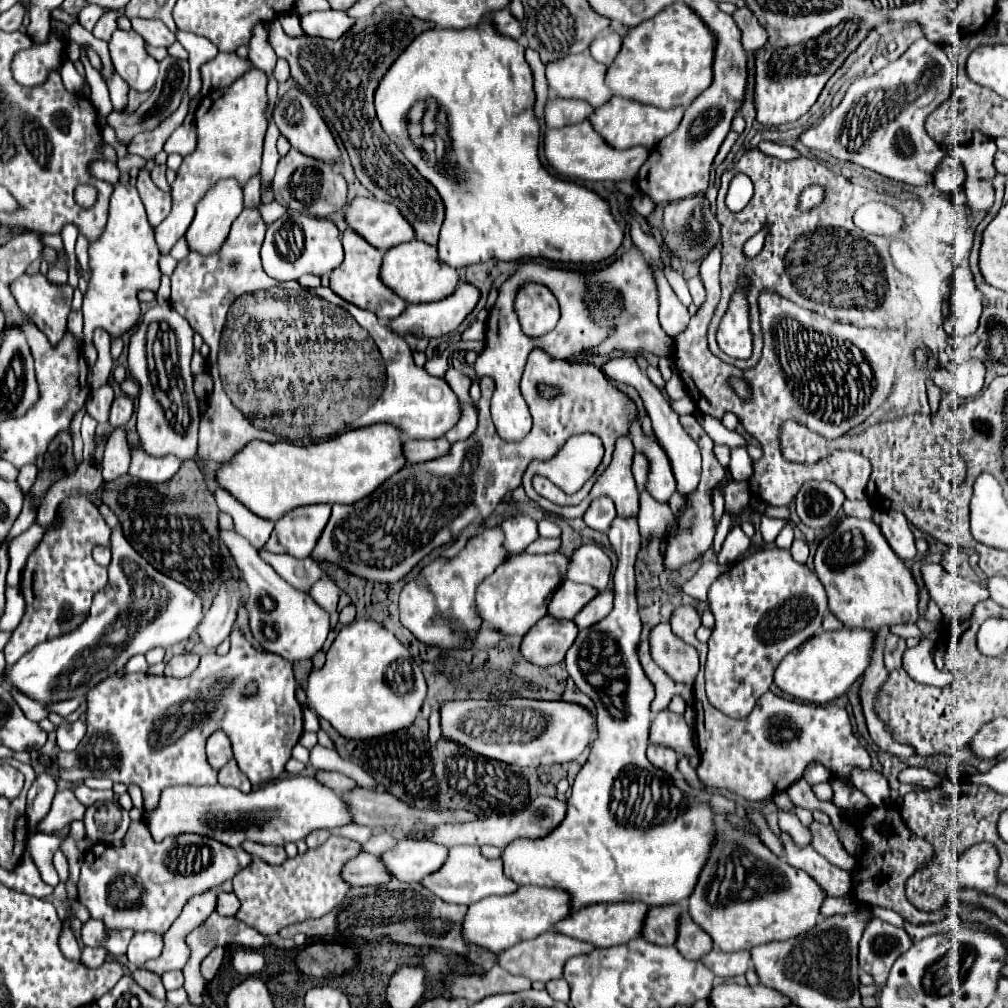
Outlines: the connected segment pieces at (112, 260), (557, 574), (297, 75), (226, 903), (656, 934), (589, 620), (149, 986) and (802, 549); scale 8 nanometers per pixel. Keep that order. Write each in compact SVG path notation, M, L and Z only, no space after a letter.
M118 185L114 189L110 199L108 227L98 241L90 243L88 253L92 277L82 305L84 343L91 343L94 329L98 327L106 329L112 337L120 337L124 331L134 327L140 319L140 305L136 297L138 289L160 287L160 251L136 187Z
M518 553L502 563L490 579L484 579L478 587L476 603L480 617L488 627L494 627L506 635L526 635L534 623L538 623L548 613L548 603L556 589L564 583L566 571L570 565L570 557L562 553L550 555L530 555Z
M400 9L400 11L386 11L386 13L376 13L366 17L366 23L360 21L358 23L358 45L354 49L346 47L344 39L322 39L322 37L310 37L310 35L300 35L300 37L290 37L284 33L282 25L278 19L274 19L270 23L270 43L276 51L278 57L284 57L290 65L292 77L296 79L296 83L300 85L300 89L304 89L320 107L322 115L326 117L328 123L332 123L332 127L338 131L350 163L354 167L354 173L358 177L358 181L380 201L386 203L396 203L398 209L402 211L402 215L412 223L414 231L416 231L416 239L422 239L430 245L438 243L438 231L442 227L442 217L444 217L444 205L442 199L438 195L438 191L432 187L432 183L428 183L412 163L408 163L408 159L402 155L402 151L388 139L388 135L384 135L378 119L376 119L376 111L374 111L374 103L372 103L372 91L376 87L376 83L380 81L380 77L384 77L384 73L390 69L390 65L396 61L396 57L426 29L432 29L434 25L430 21L422 21L418 17L412 15L410 9Z
M224 891L218 893L218 905L216 905L218 915L236 915L238 907L240 907L240 903L234 893L224 893Z
M664 905L652 907L644 925L644 939L656 945L674 945L678 939L678 923L684 907L682 905Z
M604 591L598 595L598 599L594 599L592 603L588 603L574 619L574 623L580 627L580 629L586 629L586 627L592 627L594 623L602 621L610 611L612 611L612 605L614 605L614 599L612 599L612 593L610 591Z
M138 967L134 969L134 979L146 989L146 991L152 991L152 995L160 995L160 999L166 997L166 991L164 991L164 985L162 985L162 979L160 975L144 969L144 967Z
M794 540L790 552L796 562L805 564L809 556L808 543L805 540Z

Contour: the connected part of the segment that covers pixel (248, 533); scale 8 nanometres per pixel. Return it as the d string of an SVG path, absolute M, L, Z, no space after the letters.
M222 487L214 489L214 499L216 499L220 511L228 513L234 519L236 533L240 533L244 539L248 539L252 543L252 547L256 547L256 549L262 549L266 545L266 541L270 539L270 533L274 529L274 522L260 519L258 515L248 511L244 505L240 505L240 501L236 501L232 495L228 495L228 491Z

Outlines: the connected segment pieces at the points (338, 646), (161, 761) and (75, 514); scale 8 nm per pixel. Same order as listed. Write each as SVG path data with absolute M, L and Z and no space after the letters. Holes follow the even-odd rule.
M356 619L354 623L350 623L350 625L346 625L346 627L342 627L342 629L338 631L336 639L332 641L330 649L326 651L326 661L324 661L324 665L322 665L320 669L314 669L314 671L310 673L310 677L308 677L308 691L306 691L306 707L312 709L312 711L316 711L316 713L318 713L320 717L324 717L326 721L330 721L330 725L332 725L340 735L344 735L344 737L348 737L348 739L370 739L372 735L384 735L384 733L388 733L388 731L398 731L400 727L408 727L408 723L412 723L412 721L416 719L416 715L420 713L420 707L422 707L422 703L424 703L424 697L426 697L426 681L424 681L424 675L422 675L420 667L414 663L410 651L408 651L388 629L384 629L384 627L378 625L376 621L372 621L372 619Z
M232 631L230 635L230 641L232 641L232 647L226 655L216 655L216 653L206 653L200 657L200 665L198 669L190 675L190 677L184 677L184 679L176 679L176 677L154 677L154 675L146 675L146 673L126 673L122 671L122 675L112 675L108 677L104 683L96 685L88 695L88 711L86 711L86 719L88 719L88 733L84 737L84 741L80 743L80 747L72 753L64 753L60 751L58 753L58 761L60 761L60 777L64 781L70 781L70 783L80 783L84 781L86 777L108 777L112 779L114 783L124 783L124 785L138 785L142 789L142 795L144 795L144 809L152 809L156 807L158 799L160 799L160 791L164 787L170 787L170 785L216 785L216 771L208 765L206 761L206 739L208 735L212 735L214 731L224 731L229 737L233 748L233 755L238 764L240 770L248 777L254 787L260 787L260 785L266 785L270 781L276 781L282 773L284 773L284 765L286 761L292 757L292 749L294 745L298 743L300 735L302 735L302 707L300 703L296 701L294 697L294 689L296 689L296 681L294 681L294 673L292 673L292 663L278 657L278 655L272 655L272 653L260 653L252 647L252 643L248 639L244 639L244 635L240 635L240 631ZM248 683L256 683L256 693L254 695L244 695L244 689Z
M68 497L62 501L64 525L48 531L40 547L28 557L22 573L22 593L26 599L26 613L6 645L6 663L14 665L38 643L64 635L76 629L88 615L92 595L104 589L108 577L106 569L94 563L92 549L96 545L110 545L110 527L86 497Z

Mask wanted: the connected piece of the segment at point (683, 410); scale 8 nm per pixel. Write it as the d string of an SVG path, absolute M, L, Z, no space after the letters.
M688 395L682 397L682 399L678 399L678 401L672 401L670 405L672 405L672 409L674 409L678 415L686 415L686 413L692 413L692 411L696 409L696 405L692 403L692 399L688 399Z

